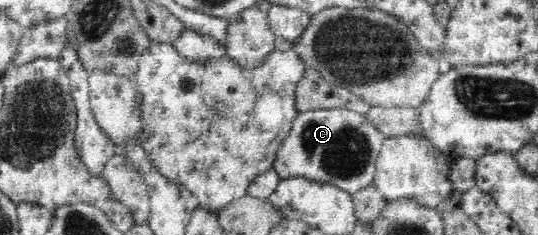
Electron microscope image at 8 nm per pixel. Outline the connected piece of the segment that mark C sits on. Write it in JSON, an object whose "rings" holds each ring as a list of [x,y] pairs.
{"rings":[[[328,108],[298,112],[290,131],[277,149],[272,167],[281,179],[304,176],[333,183],[353,194],[373,182],[376,160],[386,139],[367,113],[355,109]]]}

